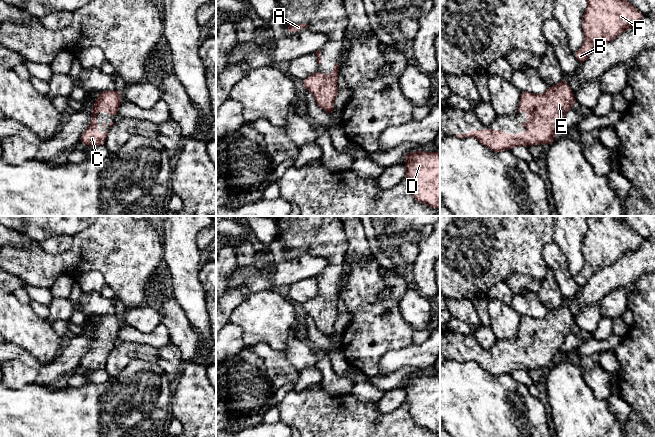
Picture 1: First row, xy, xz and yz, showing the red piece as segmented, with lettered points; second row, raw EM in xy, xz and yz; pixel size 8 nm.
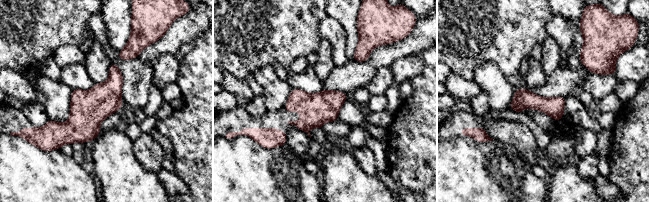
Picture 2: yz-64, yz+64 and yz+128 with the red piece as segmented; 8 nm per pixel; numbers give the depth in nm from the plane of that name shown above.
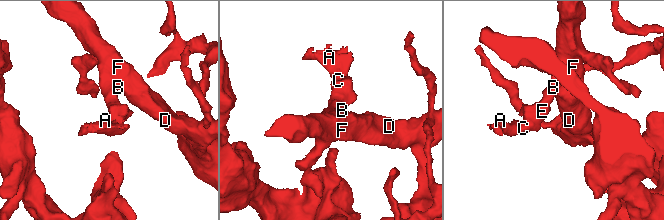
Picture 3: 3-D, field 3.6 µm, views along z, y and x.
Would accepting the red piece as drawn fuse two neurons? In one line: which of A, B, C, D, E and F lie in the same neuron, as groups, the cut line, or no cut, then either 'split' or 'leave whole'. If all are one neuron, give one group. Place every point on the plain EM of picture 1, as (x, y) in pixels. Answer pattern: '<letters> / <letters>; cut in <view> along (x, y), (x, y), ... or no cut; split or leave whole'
A B C D E F; no cut; leave whole

